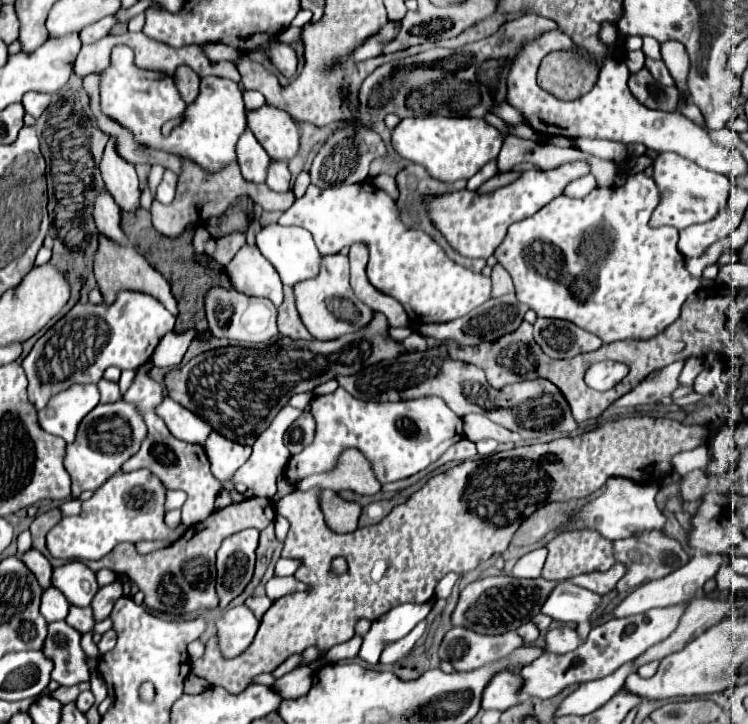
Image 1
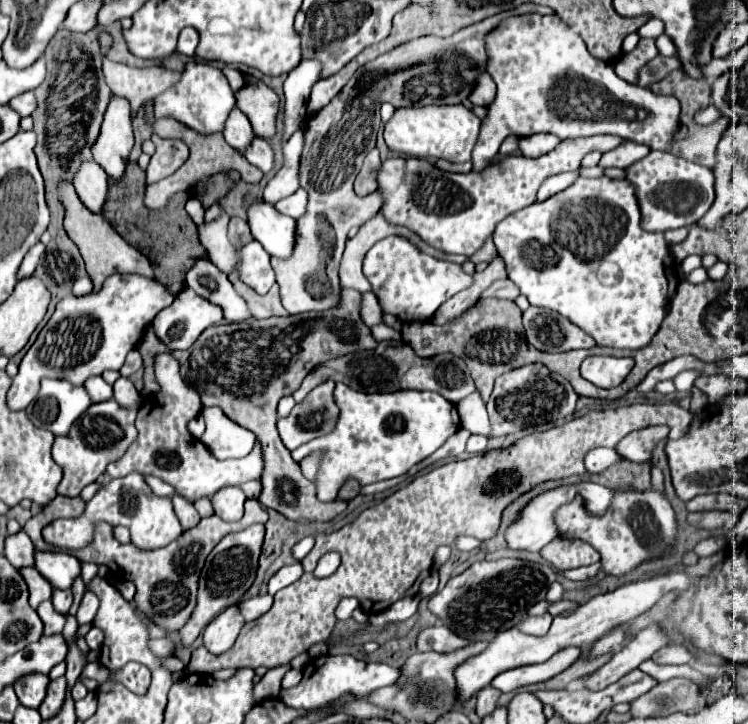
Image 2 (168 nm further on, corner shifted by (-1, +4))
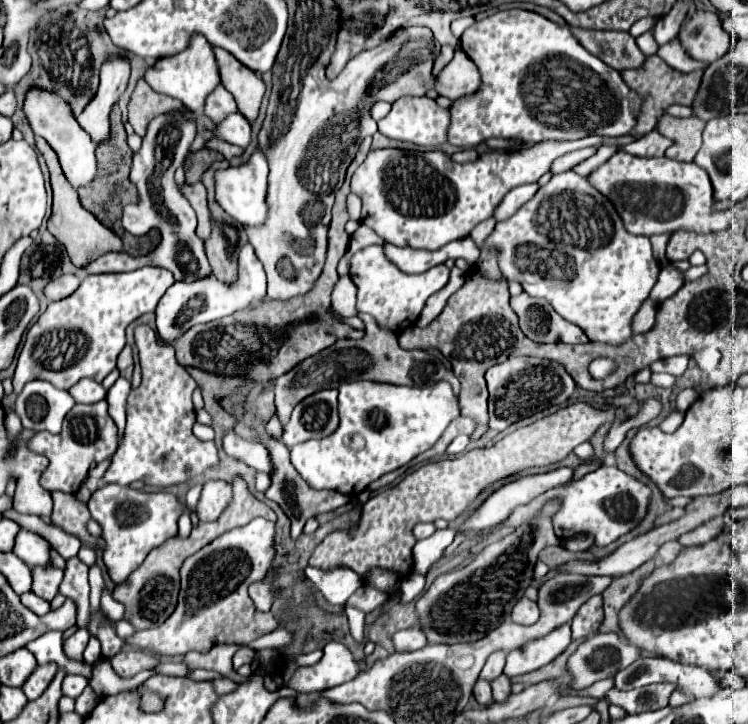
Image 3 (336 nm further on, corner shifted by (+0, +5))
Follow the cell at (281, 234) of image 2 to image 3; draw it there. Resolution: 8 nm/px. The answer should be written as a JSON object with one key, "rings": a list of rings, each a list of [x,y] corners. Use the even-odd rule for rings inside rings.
{"rings":[[[254,152],[250,160],[242,166],[230,166],[226,170],[216,170],[214,174],[214,186],[216,186],[216,202],[218,206],[234,216],[240,224],[250,224],[258,226],[266,218],[266,178],[268,178],[268,168],[266,168],[266,158],[262,152]]]}

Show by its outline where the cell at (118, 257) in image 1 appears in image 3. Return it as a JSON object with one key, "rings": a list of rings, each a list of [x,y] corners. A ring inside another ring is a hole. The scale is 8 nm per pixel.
{"rings":[[[36,138],[36,148],[44,156],[44,160],[46,160],[46,166],[50,170],[52,192],[54,192],[52,216],[48,218],[48,232],[66,248],[72,264],[76,268],[84,268],[86,264],[90,264],[92,260],[96,260],[98,256],[102,256],[106,252],[118,252],[118,250],[122,250],[122,240],[112,230],[108,230],[104,224],[100,224],[98,218],[92,212],[88,212],[86,208],[82,208],[76,190],[66,180],[66,176],[64,176],[64,172],[60,168],[60,162],[56,158],[56,152],[48,146],[48,142],[44,138]]]}

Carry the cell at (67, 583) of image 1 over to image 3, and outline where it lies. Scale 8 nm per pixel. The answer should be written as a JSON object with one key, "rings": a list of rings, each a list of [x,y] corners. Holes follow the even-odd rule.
{"rings":[[[20,528],[20,532],[16,534],[16,542],[14,542],[14,548],[12,552],[24,560],[28,566],[38,566],[38,564],[48,564],[50,562],[50,546],[48,542],[34,534],[34,532],[28,532],[24,528]]]}

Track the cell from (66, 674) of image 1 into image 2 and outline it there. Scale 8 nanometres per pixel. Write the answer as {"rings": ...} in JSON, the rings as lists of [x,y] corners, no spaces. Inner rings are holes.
{"rings":[[[45,601],[45,605],[39,605],[37,609],[43,625],[45,625],[45,635],[59,635],[63,633],[65,627],[65,615],[57,613],[51,605],[51,601]]]}

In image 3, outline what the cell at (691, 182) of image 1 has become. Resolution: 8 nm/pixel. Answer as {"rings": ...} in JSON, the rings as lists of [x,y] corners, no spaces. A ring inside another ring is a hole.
{"rings":[[[616,152],[610,160],[606,160],[600,168],[590,172],[588,182],[598,188],[600,194],[604,194],[620,214],[624,228],[630,234],[636,236],[652,236],[652,234],[672,234],[676,230],[686,230],[686,232],[720,232],[730,226],[730,218],[718,218],[714,212],[714,194],[712,194],[712,184],[710,178],[702,168],[698,168],[694,162],[678,162],[670,160],[666,156],[662,158],[640,158],[632,156],[628,152]]]}

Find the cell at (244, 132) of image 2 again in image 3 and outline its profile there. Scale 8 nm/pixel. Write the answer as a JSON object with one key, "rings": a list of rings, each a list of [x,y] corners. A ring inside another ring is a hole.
{"rings":[[[220,84],[214,88],[214,92],[208,94],[206,102],[204,102],[204,114],[212,120],[212,122],[218,122],[222,120],[222,116],[228,116],[230,112],[236,112],[236,102],[232,98],[232,94]]]}

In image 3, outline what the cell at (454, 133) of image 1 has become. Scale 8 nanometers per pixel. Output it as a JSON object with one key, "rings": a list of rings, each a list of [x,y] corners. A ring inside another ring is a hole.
{"rings":[[[400,98],[392,110],[378,120],[378,130],[396,140],[414,142],[420,146],[438,146],[446,142],[448,110],[436,106],[430,98]]]}

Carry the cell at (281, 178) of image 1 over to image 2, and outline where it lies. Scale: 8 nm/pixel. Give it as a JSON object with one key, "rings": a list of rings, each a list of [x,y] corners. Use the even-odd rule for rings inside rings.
{"rings":[[[255,137],[251,149],[247,151],[247,161],[255,167],[259,167],[263,173],[269,173],[273,171],[273,165],[275,165],[275,155],[273,155],[273,149],[269,145],[269,141],[263,141],[261,137]]]}

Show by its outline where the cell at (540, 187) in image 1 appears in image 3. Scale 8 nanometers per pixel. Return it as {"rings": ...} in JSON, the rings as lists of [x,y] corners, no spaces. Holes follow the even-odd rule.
{"rings":[[[586,136],[574,142],[540,142],[534,148],[506,154],[498,150],[490,150],[478,156],[474,162],[458,164],[452,162],[448,154],[440,150],[430,152],[414,152],[414,150],[398,150],[398,148],[380,148],[370,150],[366,160],[356,168],[350,180],[350,190],[362,200],[362,224],[372,228],[380,238],[394,246],[410,246],[410,248],[424,248],[424,250],[438,250],[452,240],[466,238],[472,228],[490,218],[498,202],[516,186],[536,182],[542,174],[548,172],[554,158],[584,148],[584,146],[600,146],[602,136]]]}

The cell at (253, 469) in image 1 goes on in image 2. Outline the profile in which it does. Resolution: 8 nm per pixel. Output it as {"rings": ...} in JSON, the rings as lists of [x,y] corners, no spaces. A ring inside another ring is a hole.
{"rings":[[[159,355],[155,361],[157,361],[155,375],[161,385],[161,393],[145,397],[139,409],[139,421],[137,421],[139,437],[135,445],[131,445],[131,449],[127,449],[127,453],[119,461],[107,467],[107,475],[111,479],[125,477],[131,471],[139,471],[145,477],[155,475],[163,479],[165,483],[173,485],[177,493],[191,503],[203,497],[211,499],[221,487],[227,487],[227,485],[241,485],[245,481],[261,481],[263,467],[265,467],[261,443],[257,441],[253,453],[249,453],[243,459],[225,459],[225,461],[215,459],[207,451],[207,447],[203,447],[203,443],[187,431],[187,421],[199,415],[199,411],[203,409],[199,401],[199,393],[195,393],[195,389],[191,389],[181,379],[179,363],[171,355]]]}

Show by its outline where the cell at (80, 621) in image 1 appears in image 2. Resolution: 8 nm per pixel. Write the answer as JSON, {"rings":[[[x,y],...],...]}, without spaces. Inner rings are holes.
{"rings":[[[55,589],[51,603],[53,603],[55,611],[59,611],[59,613],[63,613],[63,615],[65,615],[65,613],[69,613],[69,609],[71,609],[71,603],[73,603],[73,593],[71,593],[71,591],[61,591],[61,589]]]}

